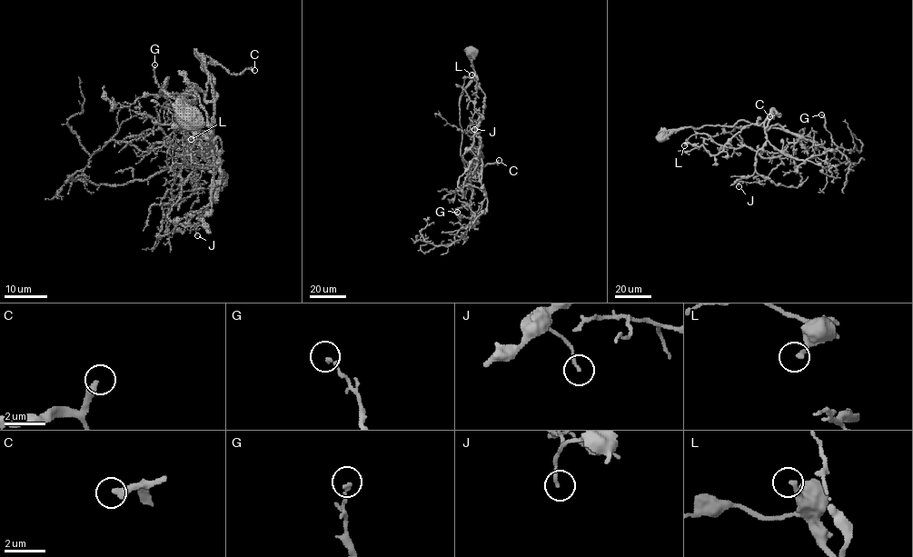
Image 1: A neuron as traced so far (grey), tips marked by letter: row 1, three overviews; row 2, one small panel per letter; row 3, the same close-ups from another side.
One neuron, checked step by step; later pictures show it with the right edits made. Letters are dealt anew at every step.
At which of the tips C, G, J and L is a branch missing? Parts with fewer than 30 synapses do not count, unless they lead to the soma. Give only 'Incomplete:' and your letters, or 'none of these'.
Incomplete: C

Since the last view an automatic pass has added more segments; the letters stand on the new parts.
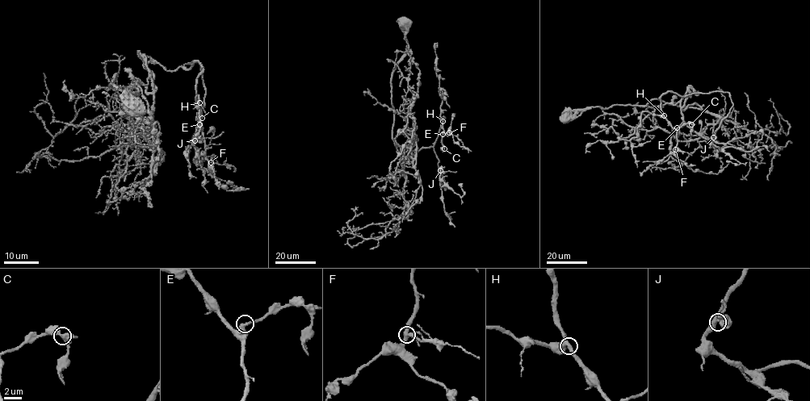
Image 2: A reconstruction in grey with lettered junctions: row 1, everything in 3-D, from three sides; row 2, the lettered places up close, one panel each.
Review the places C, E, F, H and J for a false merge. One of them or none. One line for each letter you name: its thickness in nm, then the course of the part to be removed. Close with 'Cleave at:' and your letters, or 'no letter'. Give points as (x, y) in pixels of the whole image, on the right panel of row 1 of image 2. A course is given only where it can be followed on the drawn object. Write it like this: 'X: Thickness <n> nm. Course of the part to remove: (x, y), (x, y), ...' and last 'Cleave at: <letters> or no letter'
Cleave at: no letter

